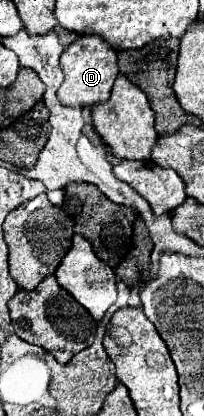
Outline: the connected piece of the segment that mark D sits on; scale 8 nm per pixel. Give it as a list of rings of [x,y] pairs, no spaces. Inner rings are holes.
[[[98,34],[80,36],[74,40],[60,58],[60,66],[64,70],[64,84],[58,90],[60,102],[64,106],[92,106],[96,102],[104,102],[110,96],[112,84],[118,78],[118,56],[116,50]]]

